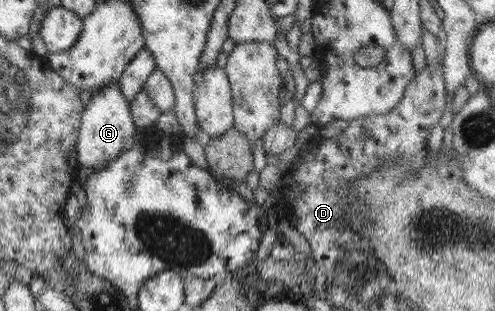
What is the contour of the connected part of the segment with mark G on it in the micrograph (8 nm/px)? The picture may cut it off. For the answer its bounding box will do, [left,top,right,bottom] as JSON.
[77,83,137,171]

